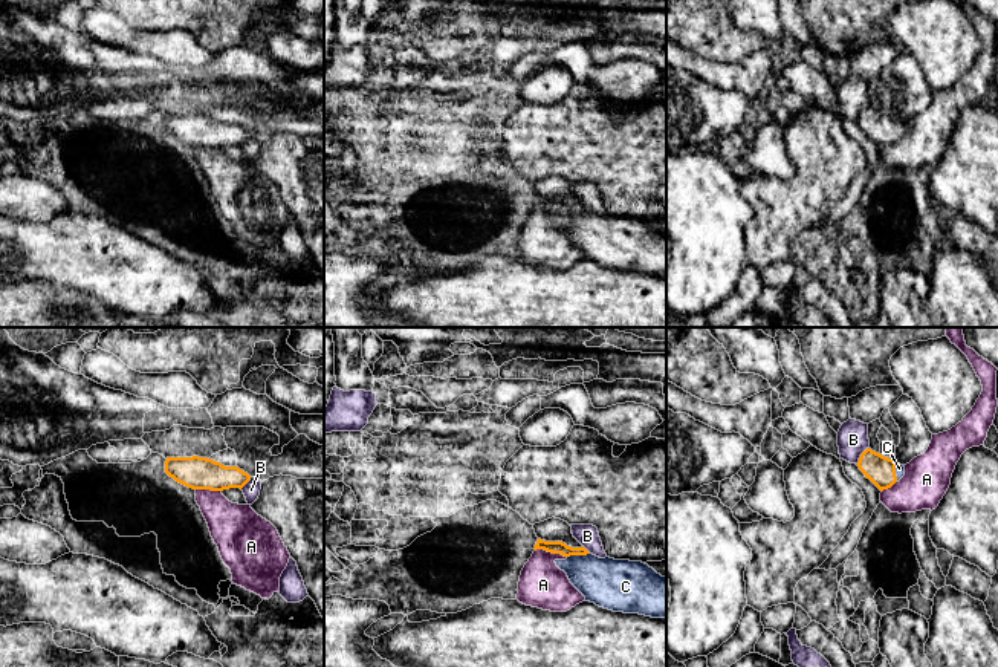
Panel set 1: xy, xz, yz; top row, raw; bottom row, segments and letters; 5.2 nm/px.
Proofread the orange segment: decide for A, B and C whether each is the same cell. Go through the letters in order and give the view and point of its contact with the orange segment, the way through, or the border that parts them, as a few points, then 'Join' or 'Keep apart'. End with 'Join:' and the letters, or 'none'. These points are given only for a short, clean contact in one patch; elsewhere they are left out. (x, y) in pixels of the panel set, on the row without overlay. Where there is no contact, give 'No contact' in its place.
A: Touches orange at xz (550, 208). Boundary: xz (535, 207), (558, 210), (566, 214). Keep apart
B: Touches orange at yz (861, 113). Keep apart
C: Touches orange at xz (578, 211). Path across: xz (561, 205), (578, 211), (605, 239), (615, 242). Join
Join: C

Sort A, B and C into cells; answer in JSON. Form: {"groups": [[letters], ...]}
{"groups": [["A"], ["B"], ["C"]]}

